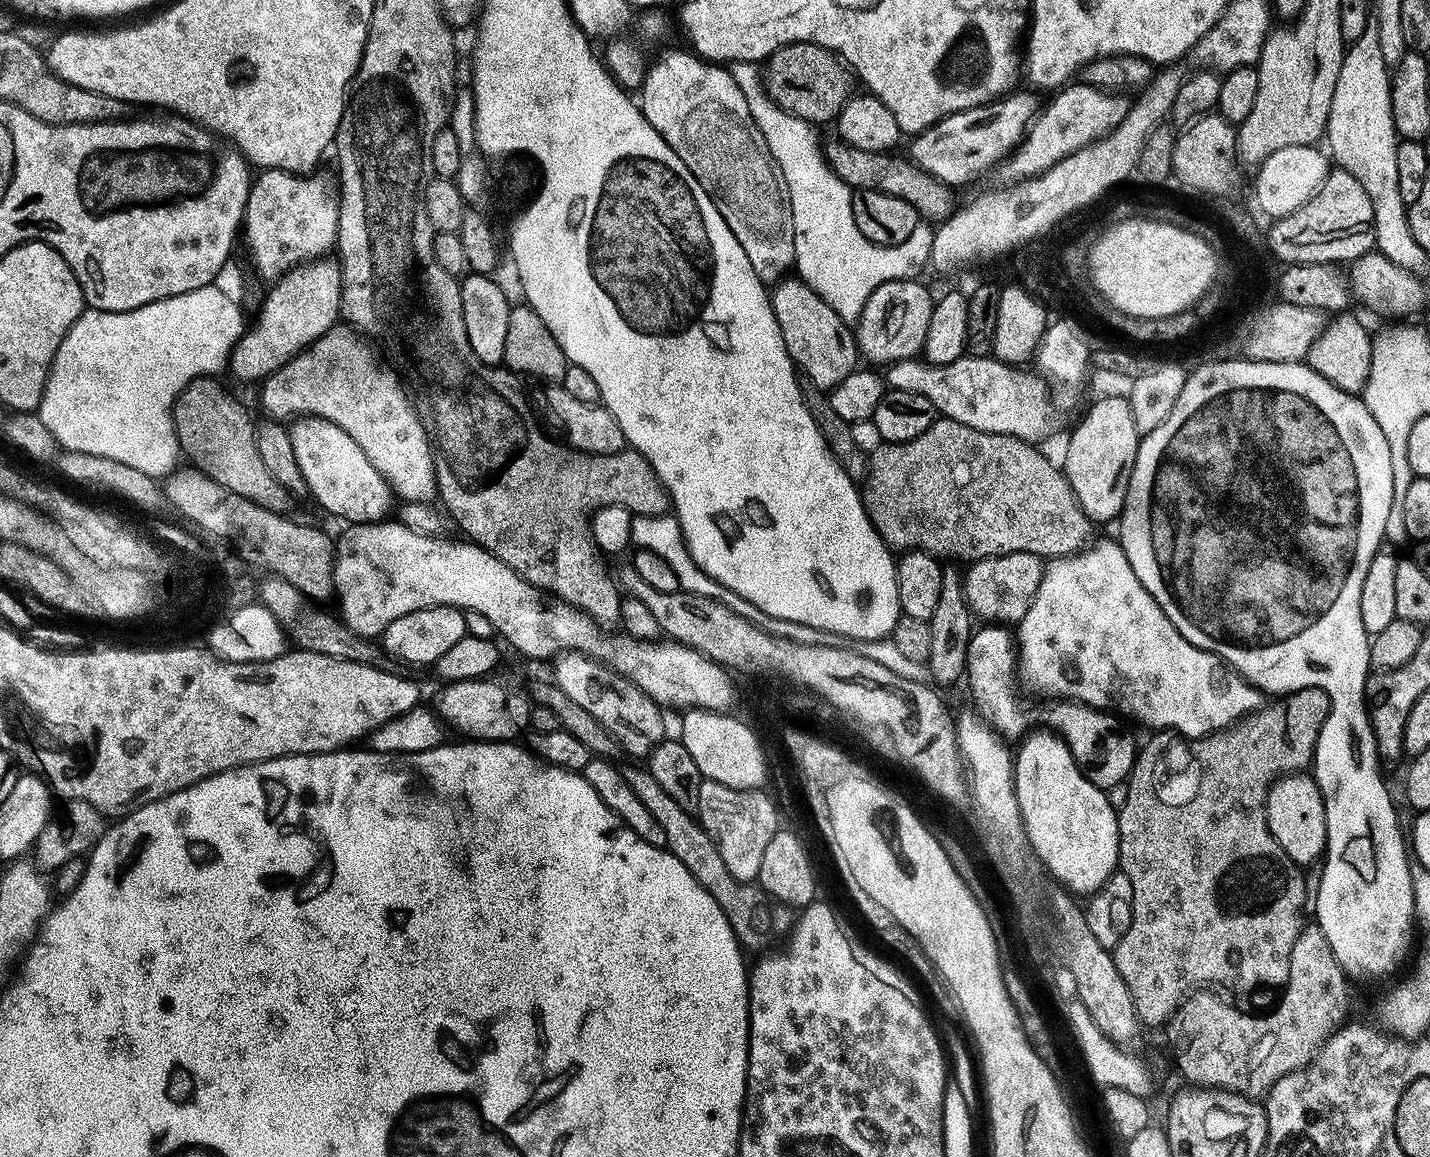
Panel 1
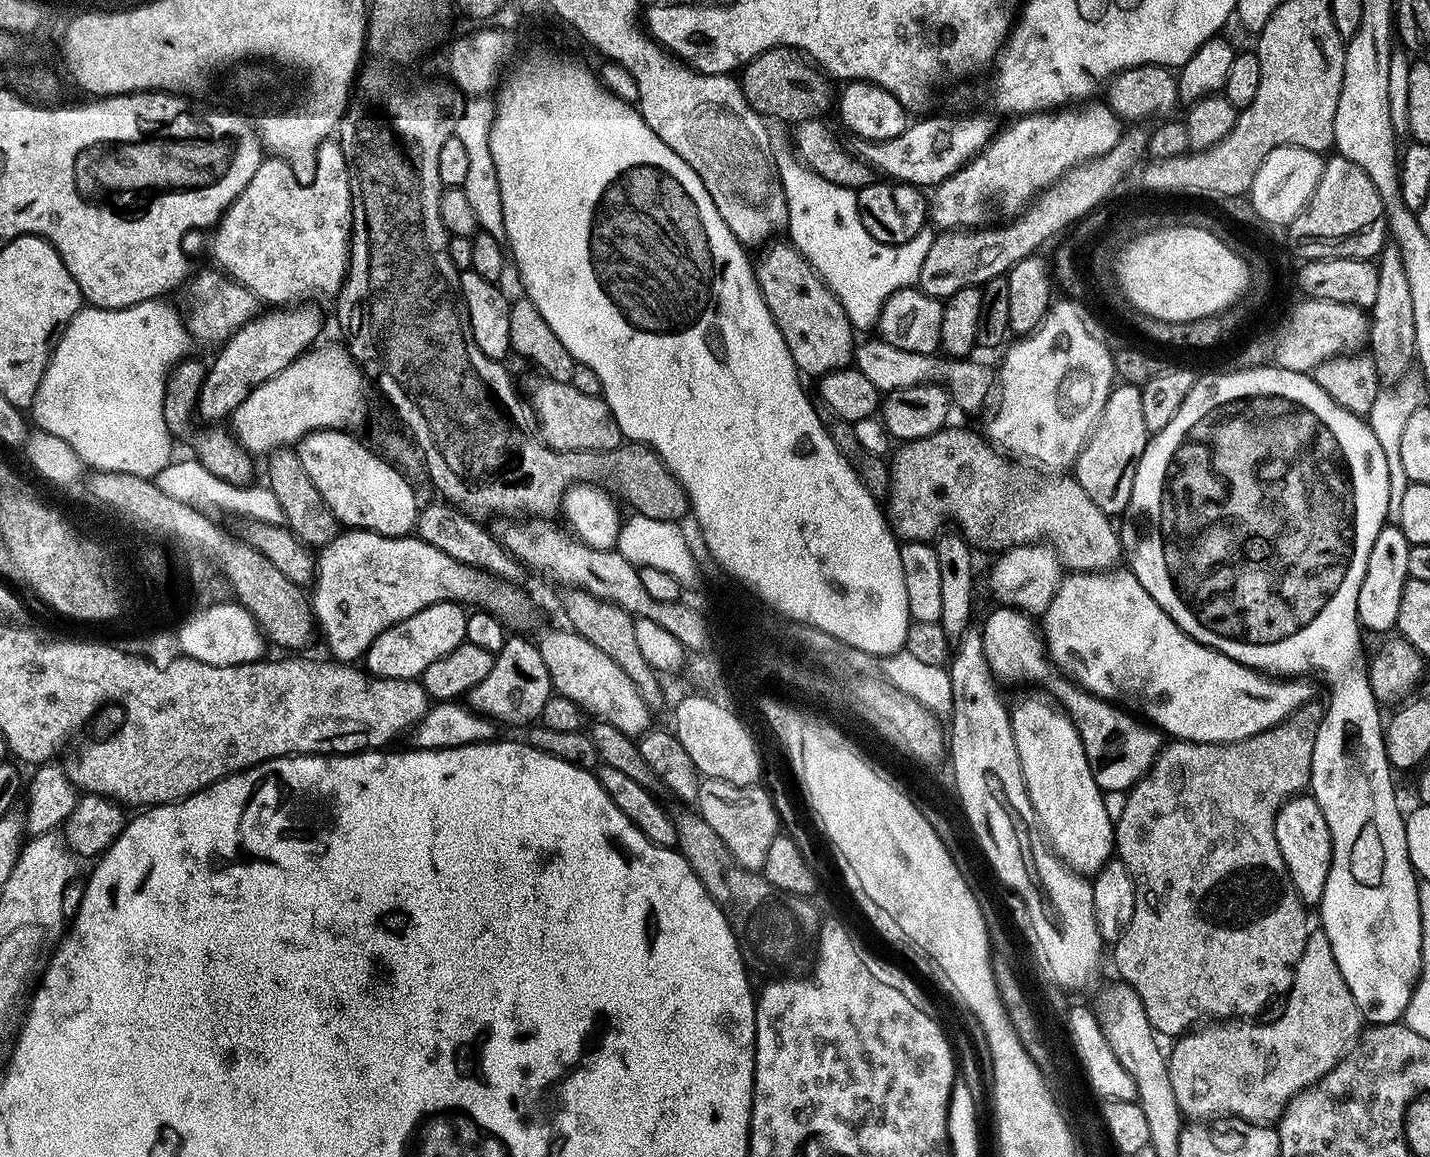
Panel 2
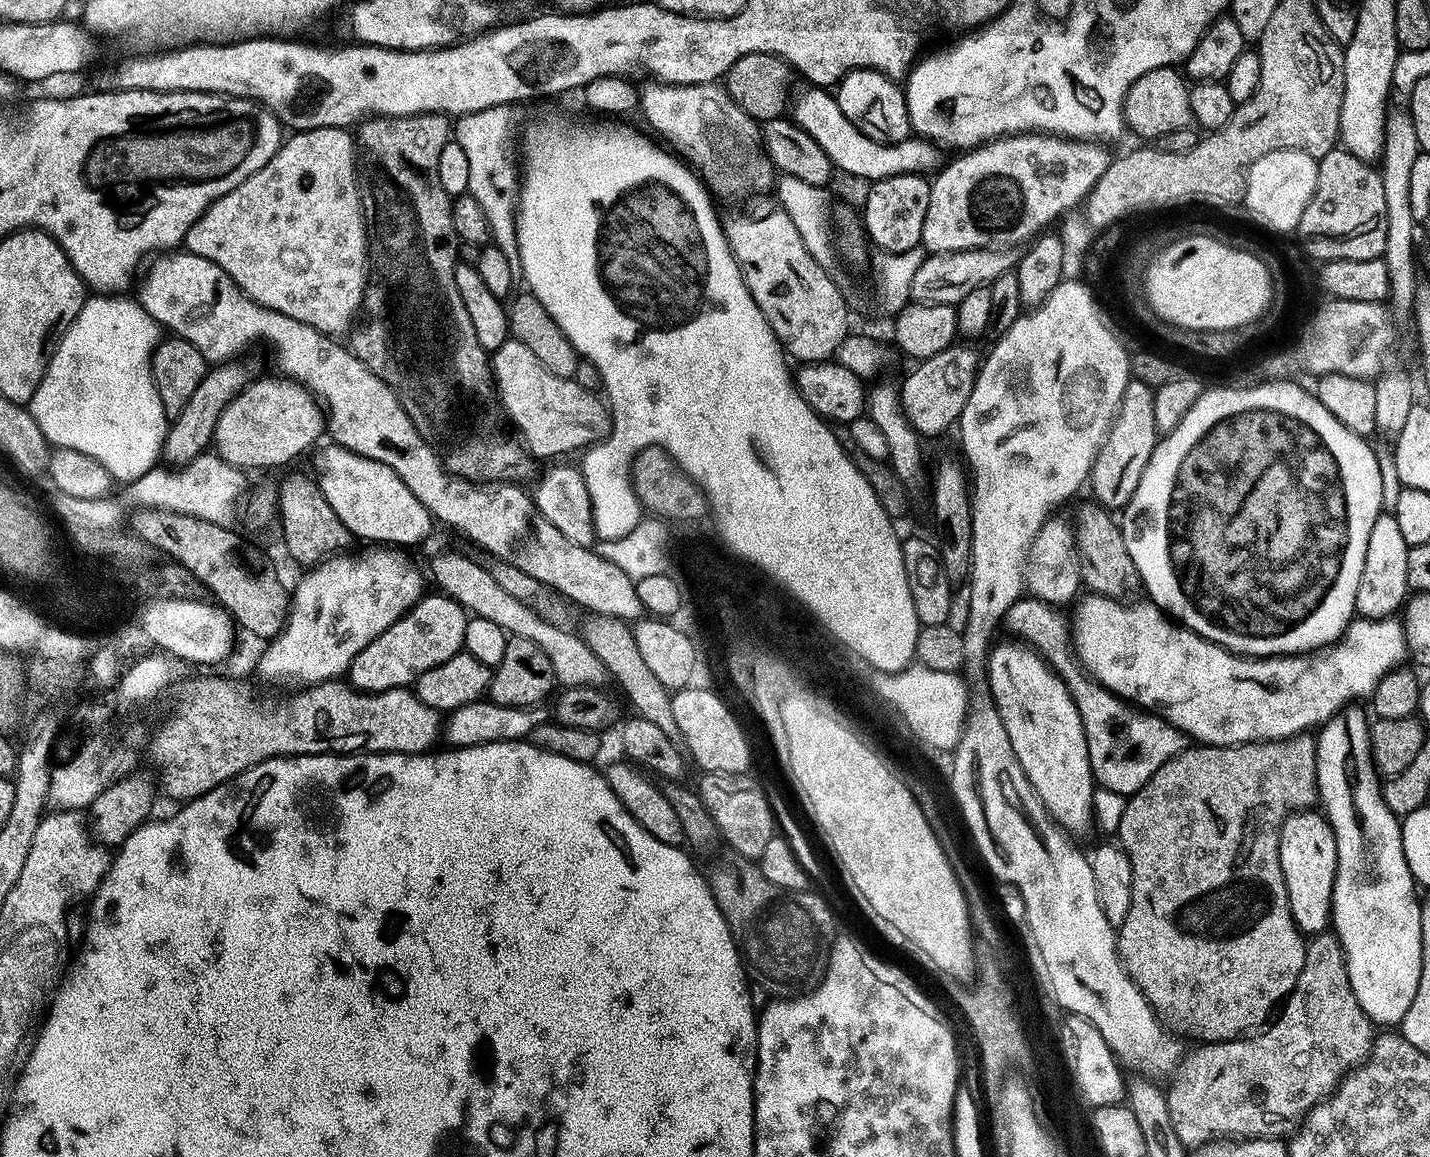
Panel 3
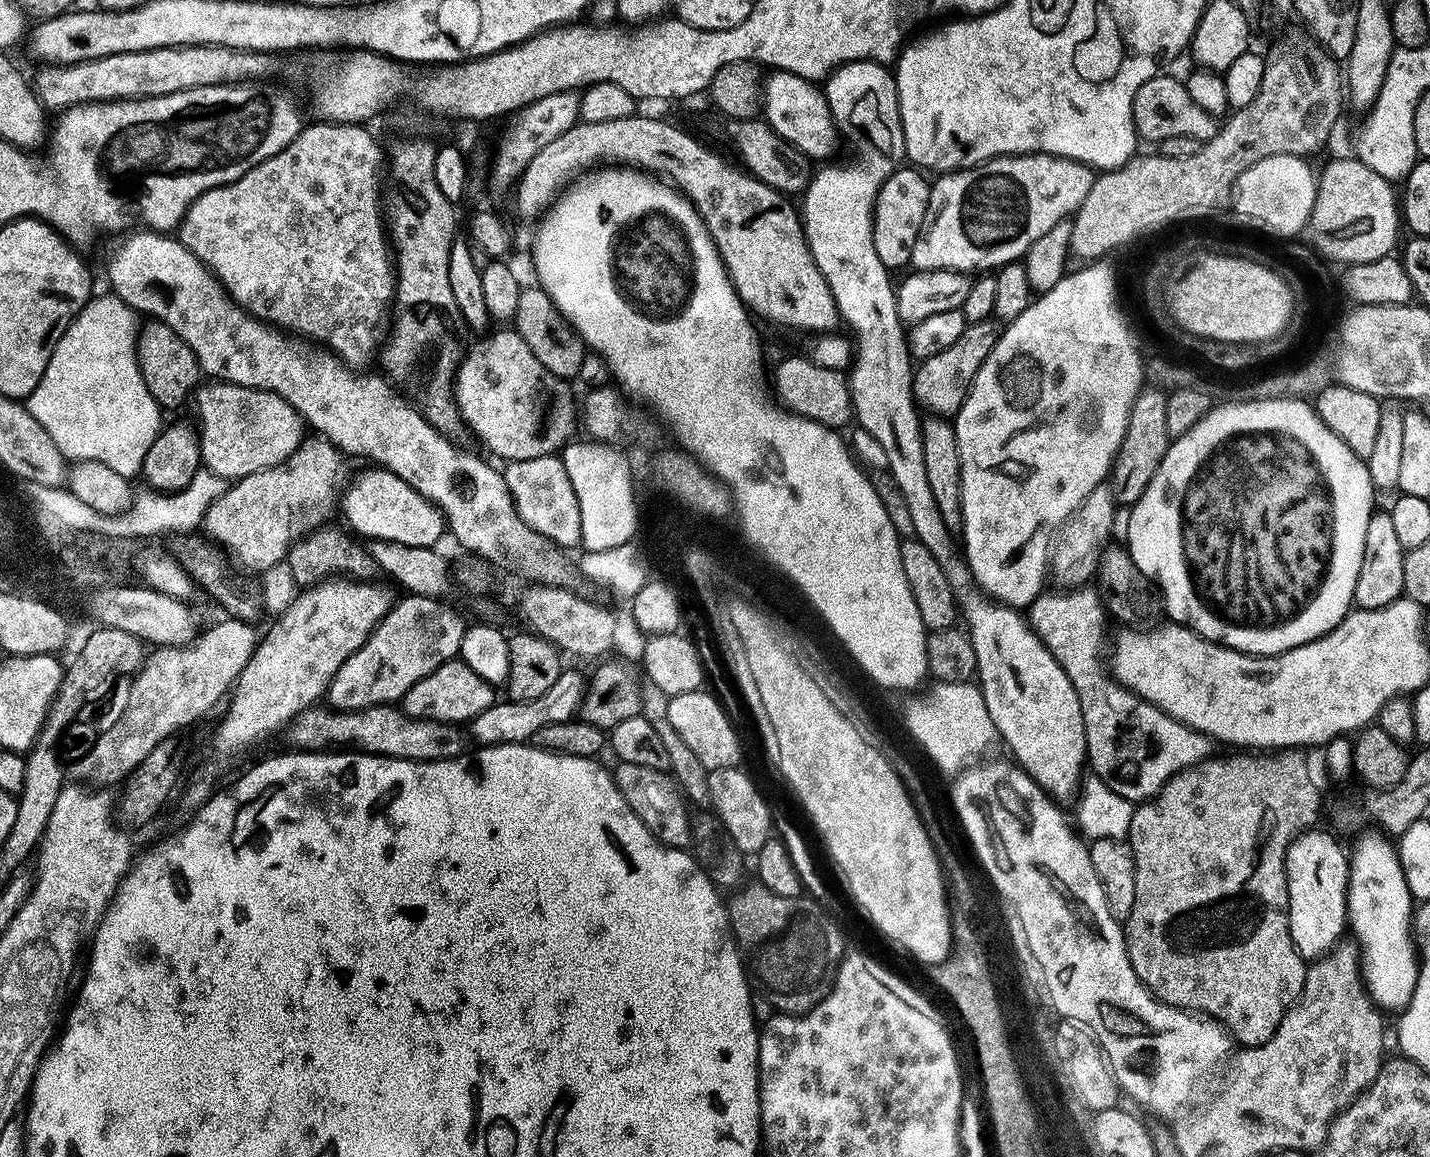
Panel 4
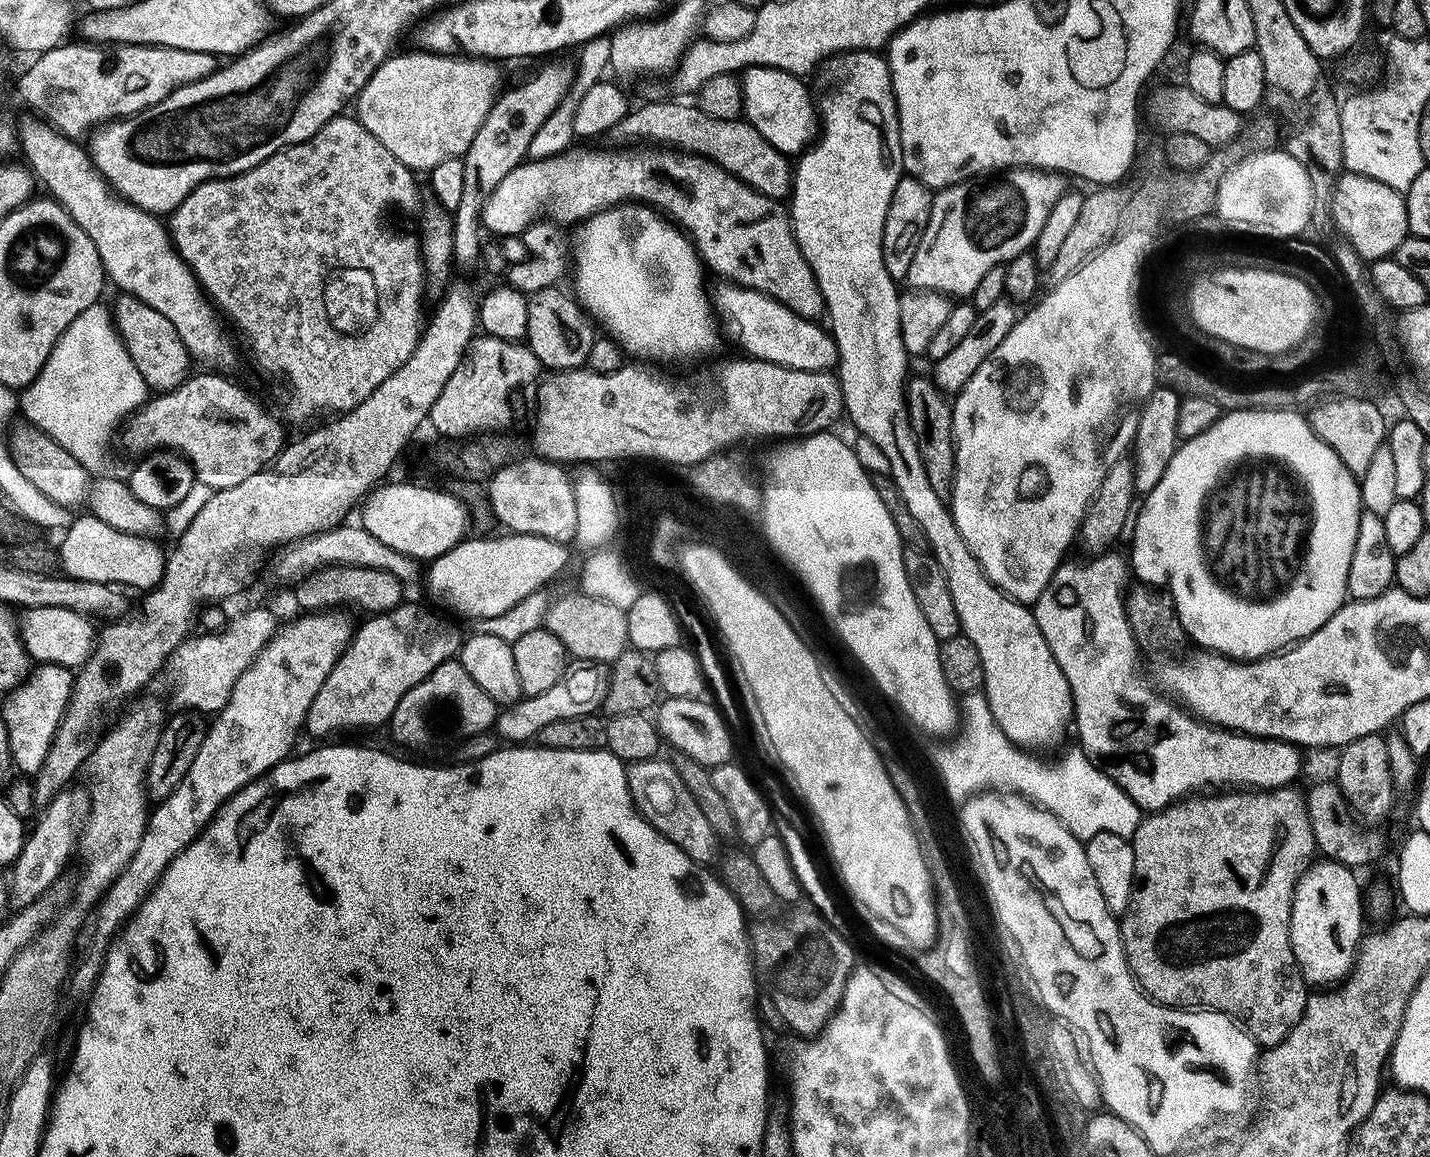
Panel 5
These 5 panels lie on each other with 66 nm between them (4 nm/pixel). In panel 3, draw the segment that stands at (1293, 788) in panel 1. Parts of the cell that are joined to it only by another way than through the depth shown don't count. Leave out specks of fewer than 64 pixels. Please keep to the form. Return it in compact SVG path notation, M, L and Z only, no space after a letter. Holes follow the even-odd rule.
M1301 810L1286 818L1280 831L1280 861L1296 927L1304 934L1325 931L1332 918L1332 891L1336 881L1338 850L1334 830L1319 811Z

